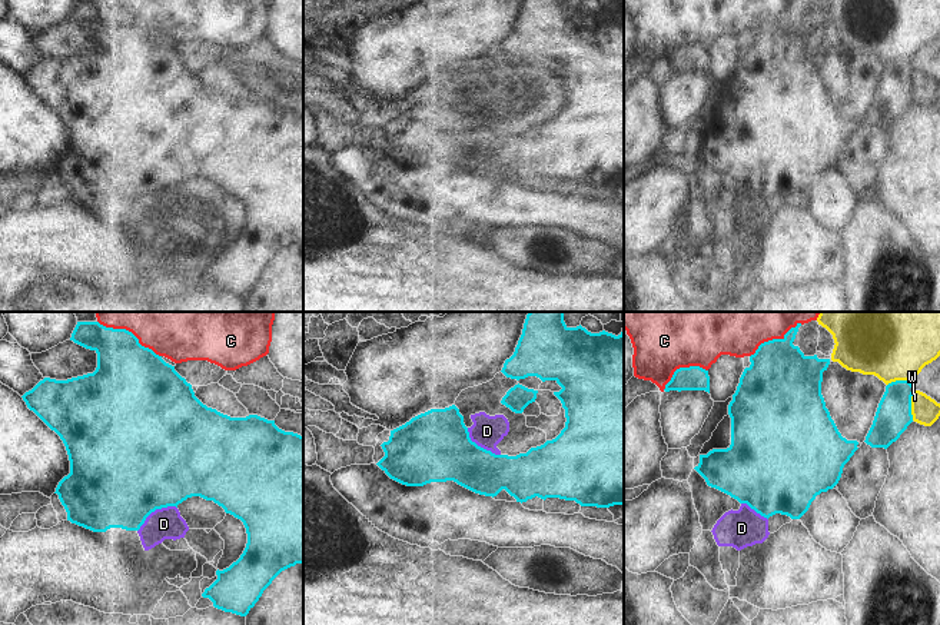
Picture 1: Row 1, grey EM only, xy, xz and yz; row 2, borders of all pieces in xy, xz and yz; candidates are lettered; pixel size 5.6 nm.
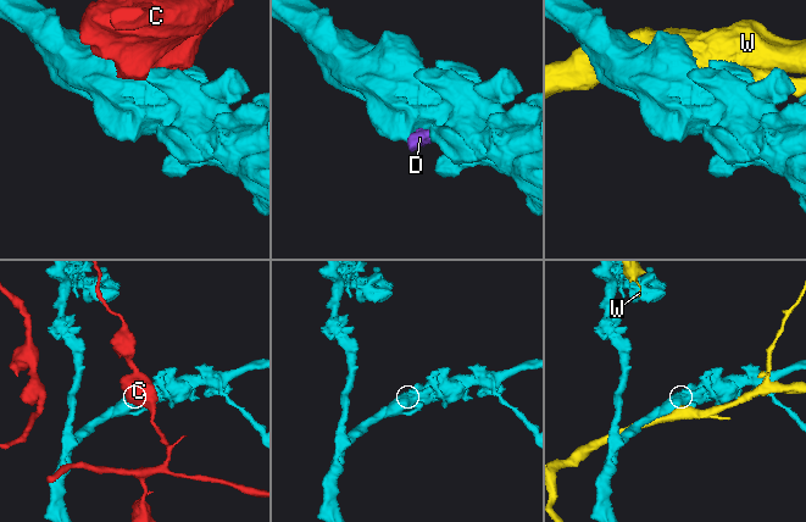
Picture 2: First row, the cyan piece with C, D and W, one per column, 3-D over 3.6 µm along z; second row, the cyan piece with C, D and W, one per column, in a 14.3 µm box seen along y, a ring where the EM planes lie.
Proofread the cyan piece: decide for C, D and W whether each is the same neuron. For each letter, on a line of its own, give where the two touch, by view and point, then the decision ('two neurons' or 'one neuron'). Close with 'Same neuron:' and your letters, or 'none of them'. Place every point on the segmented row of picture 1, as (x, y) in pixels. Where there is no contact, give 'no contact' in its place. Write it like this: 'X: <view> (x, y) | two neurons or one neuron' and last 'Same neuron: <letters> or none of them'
C: xy (130, 332) | two neurons
D: xy (155, 509) | one neuron
W: yz (910, 405) | two neurons
Same neuron: D

